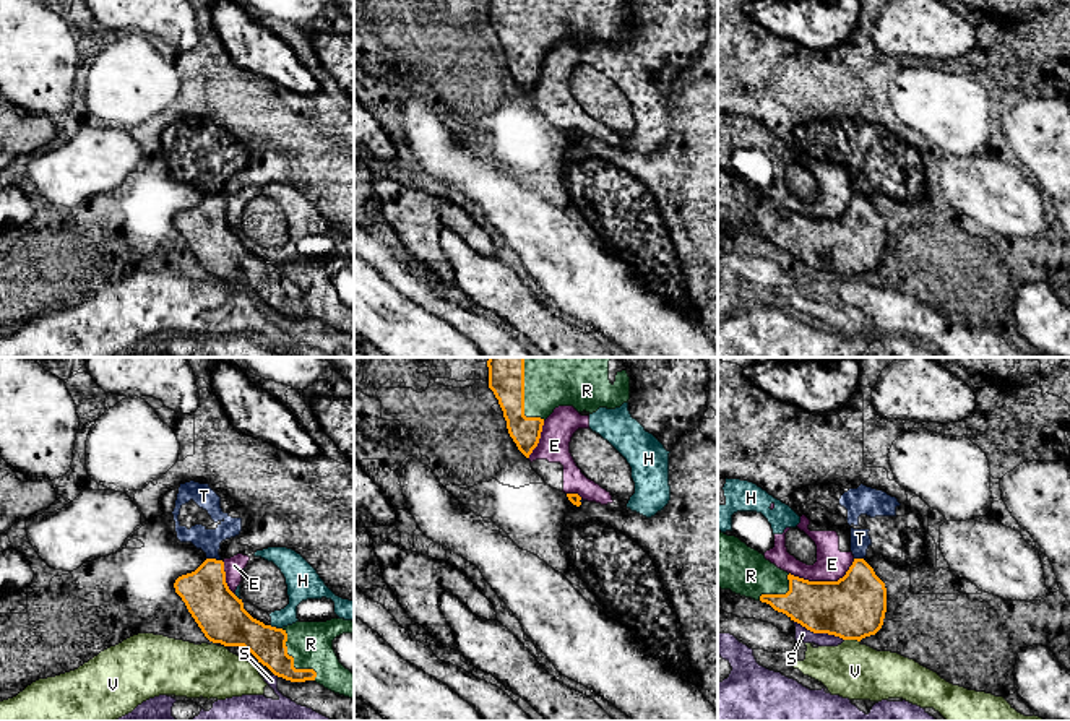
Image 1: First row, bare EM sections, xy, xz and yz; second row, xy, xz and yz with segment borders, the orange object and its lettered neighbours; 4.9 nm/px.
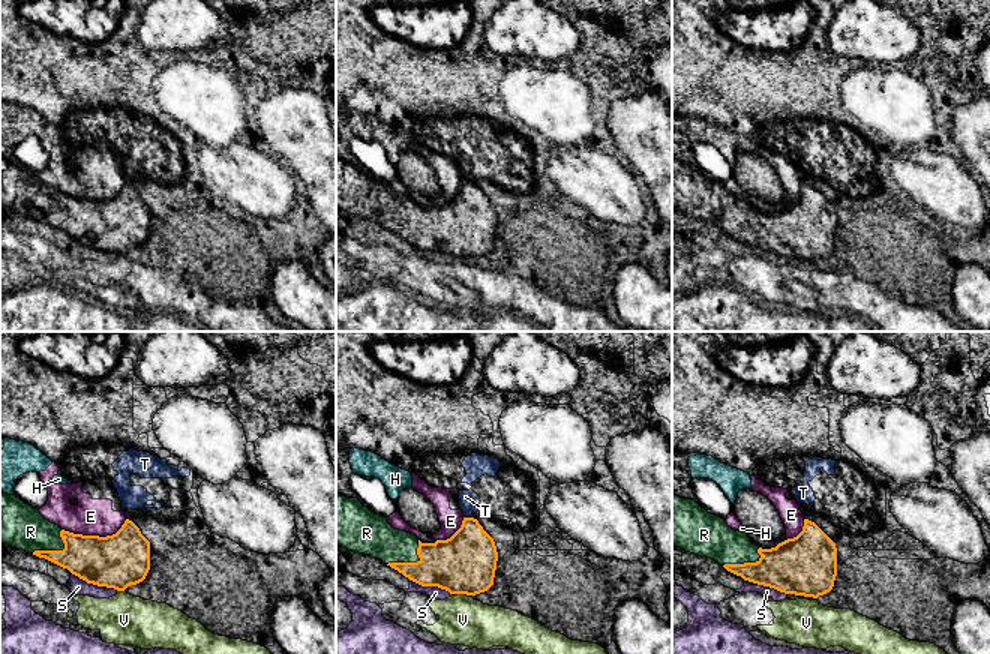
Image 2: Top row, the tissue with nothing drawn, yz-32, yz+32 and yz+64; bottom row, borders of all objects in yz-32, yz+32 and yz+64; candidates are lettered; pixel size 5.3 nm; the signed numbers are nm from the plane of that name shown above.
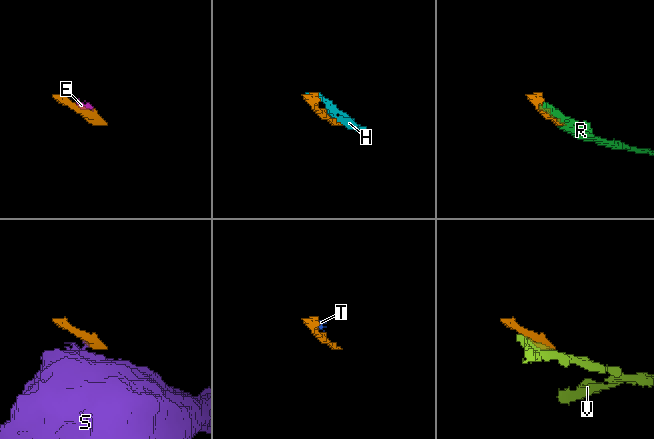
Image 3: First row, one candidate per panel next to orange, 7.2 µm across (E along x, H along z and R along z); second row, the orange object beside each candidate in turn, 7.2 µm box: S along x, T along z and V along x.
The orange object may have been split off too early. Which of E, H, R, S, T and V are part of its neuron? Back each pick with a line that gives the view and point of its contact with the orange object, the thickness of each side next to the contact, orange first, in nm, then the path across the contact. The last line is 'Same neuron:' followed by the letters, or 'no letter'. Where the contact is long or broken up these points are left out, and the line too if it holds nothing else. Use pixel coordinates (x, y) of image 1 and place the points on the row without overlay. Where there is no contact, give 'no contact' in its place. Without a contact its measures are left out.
R: meets orange in xy at (293, 297); 180 nm thick on the orange side, 220 nm on the other
Same neuron: R

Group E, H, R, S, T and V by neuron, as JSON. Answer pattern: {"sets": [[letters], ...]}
{"sets": [["E", "H"], ["R"], ["S"], ["T"], ["V"]]}

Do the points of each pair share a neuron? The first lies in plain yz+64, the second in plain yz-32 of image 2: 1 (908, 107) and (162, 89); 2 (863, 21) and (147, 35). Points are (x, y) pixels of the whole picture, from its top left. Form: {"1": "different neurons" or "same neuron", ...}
{"1": "same neuron", "2": "same neuron"}

